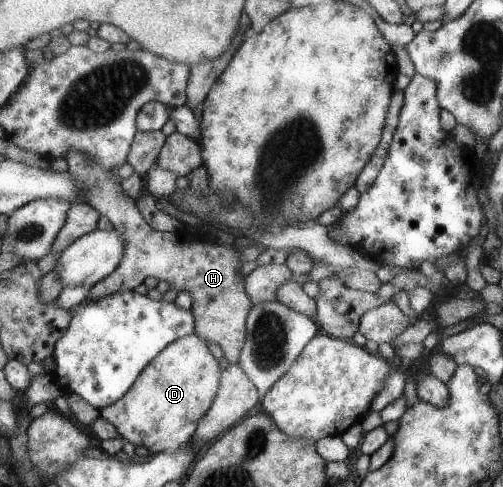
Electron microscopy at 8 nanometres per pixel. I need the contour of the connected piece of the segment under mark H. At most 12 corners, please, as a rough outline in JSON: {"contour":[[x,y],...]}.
{"contour":[[75,151],[68,172],[120,230],[97,301],[147,276],[191,297],[193,332],[236,363],[253,304],[233,244],[150,229],[110,169]]}

